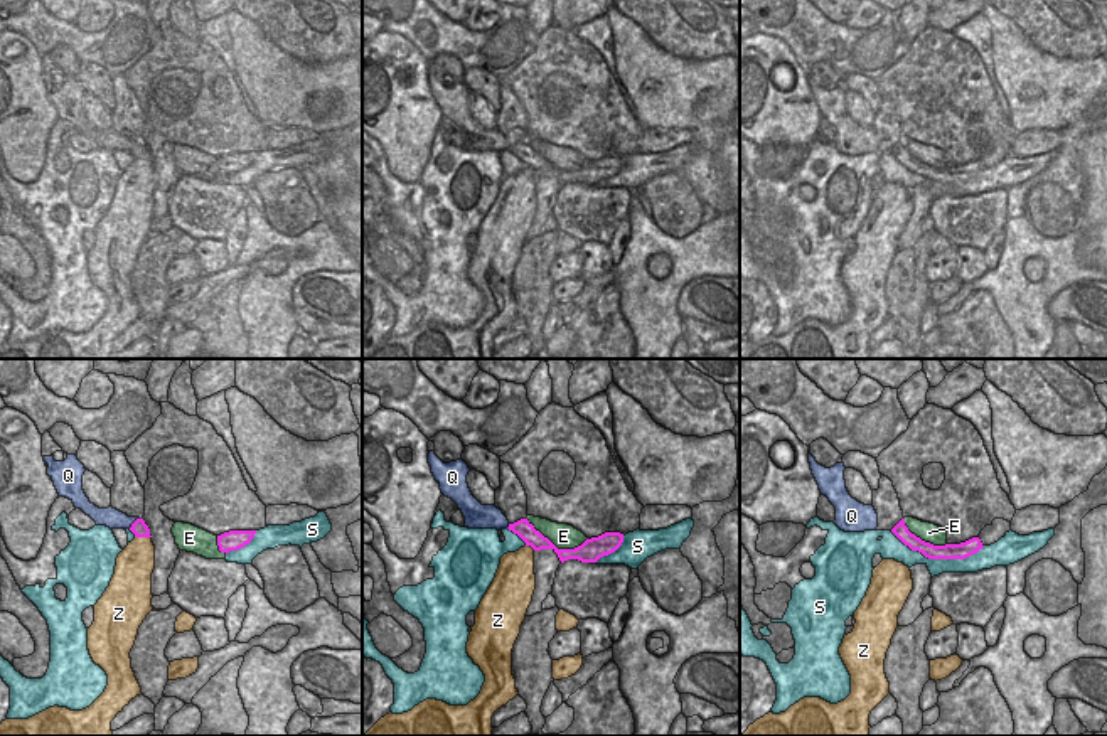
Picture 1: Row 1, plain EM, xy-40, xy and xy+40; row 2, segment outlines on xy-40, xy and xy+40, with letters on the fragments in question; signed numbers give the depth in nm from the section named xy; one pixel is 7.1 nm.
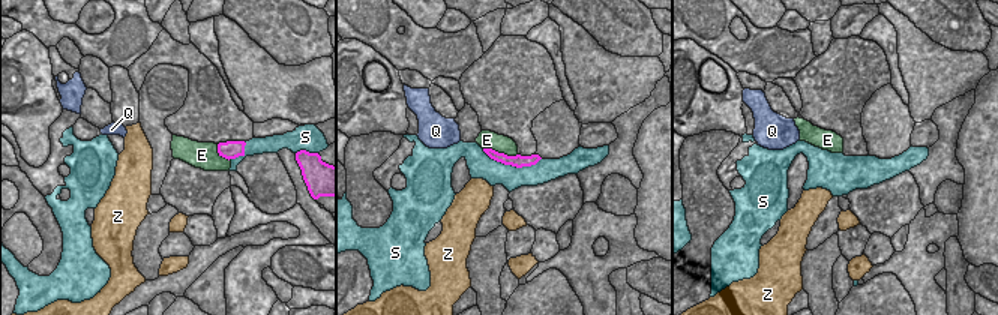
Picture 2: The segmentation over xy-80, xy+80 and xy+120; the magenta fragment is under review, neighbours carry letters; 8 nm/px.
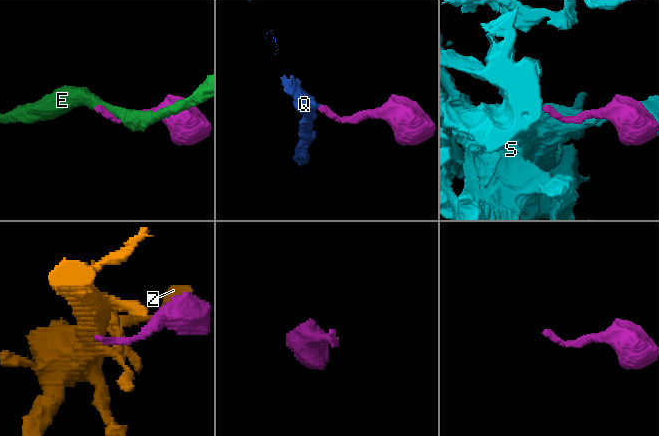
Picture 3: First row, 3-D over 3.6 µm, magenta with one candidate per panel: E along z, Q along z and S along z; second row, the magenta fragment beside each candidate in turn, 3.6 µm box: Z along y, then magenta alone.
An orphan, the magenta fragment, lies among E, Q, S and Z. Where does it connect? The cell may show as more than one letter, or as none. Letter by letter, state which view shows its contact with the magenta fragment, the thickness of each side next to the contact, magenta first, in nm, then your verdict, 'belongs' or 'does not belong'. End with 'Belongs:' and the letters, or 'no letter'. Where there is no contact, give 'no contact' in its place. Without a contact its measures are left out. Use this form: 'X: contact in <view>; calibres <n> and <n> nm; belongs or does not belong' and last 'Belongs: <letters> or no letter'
E: contact in xy; calibres 150 and 180 nm; does not belong
Q: contact in xy-40; calibres 120 and 140 nm; belongs
S: contact in xy+40; calibres 120 and 120 nm; does not belong
Z: contact in xy-40; calibres 120 and 280 nm; does not belong
Belongs: Q

